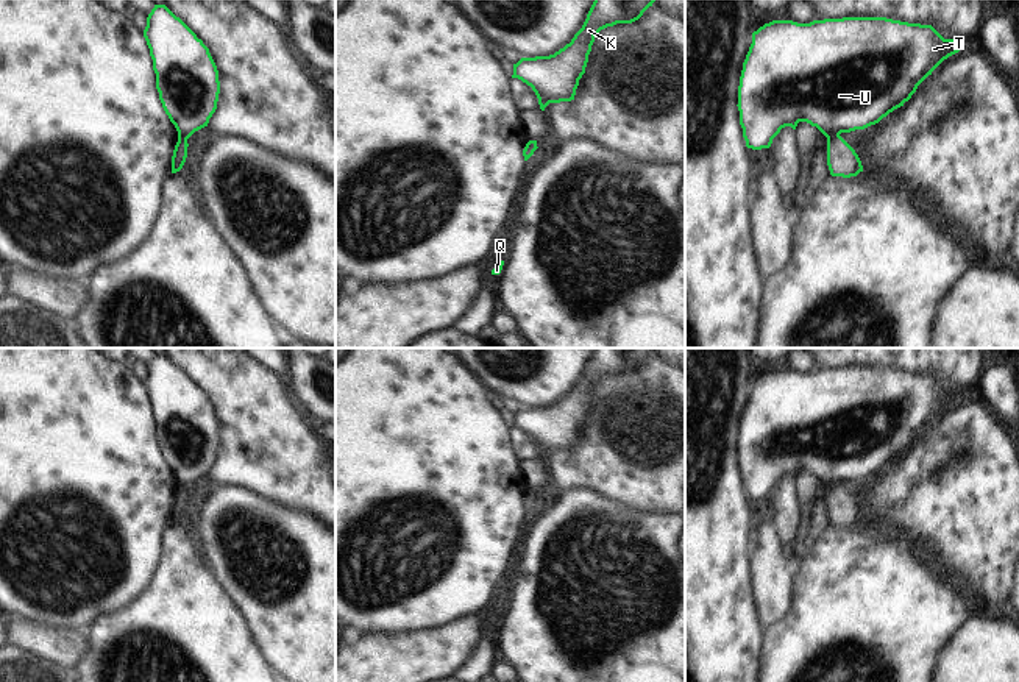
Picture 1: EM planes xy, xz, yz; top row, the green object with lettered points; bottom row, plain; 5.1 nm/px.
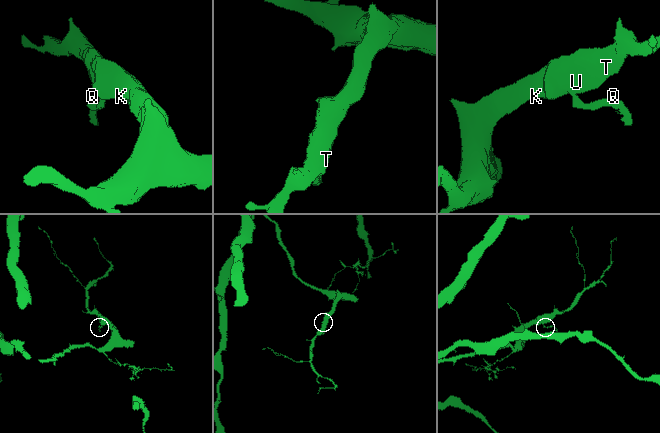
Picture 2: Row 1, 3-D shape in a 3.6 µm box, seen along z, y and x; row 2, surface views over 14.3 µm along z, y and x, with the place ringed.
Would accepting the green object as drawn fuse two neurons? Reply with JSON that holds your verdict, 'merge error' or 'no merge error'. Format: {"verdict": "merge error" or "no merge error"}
{"verdict": "merge error"}

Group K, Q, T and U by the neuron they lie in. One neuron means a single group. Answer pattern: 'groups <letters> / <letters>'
groups K T U / Q

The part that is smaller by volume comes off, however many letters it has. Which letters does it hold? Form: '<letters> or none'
Q

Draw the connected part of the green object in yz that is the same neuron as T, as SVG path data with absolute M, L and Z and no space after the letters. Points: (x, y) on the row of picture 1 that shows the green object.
M843 17L797 23L772 20L752 33L738 86L740 125L746 147L769 148L782 128L796 130L799 122L816 126L827 139L879 123L911 98L918 86L949 56L961 50L963 41L944 39L932 25L908 23L886 17Z

